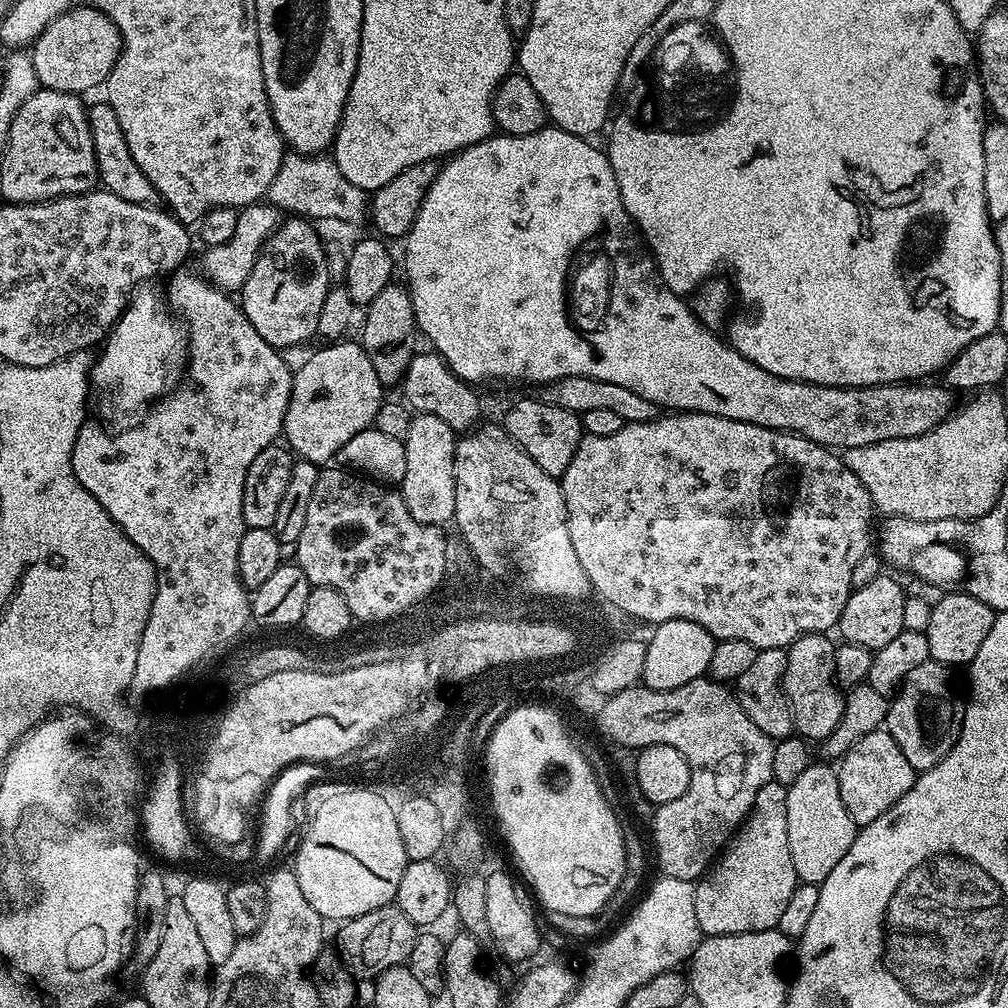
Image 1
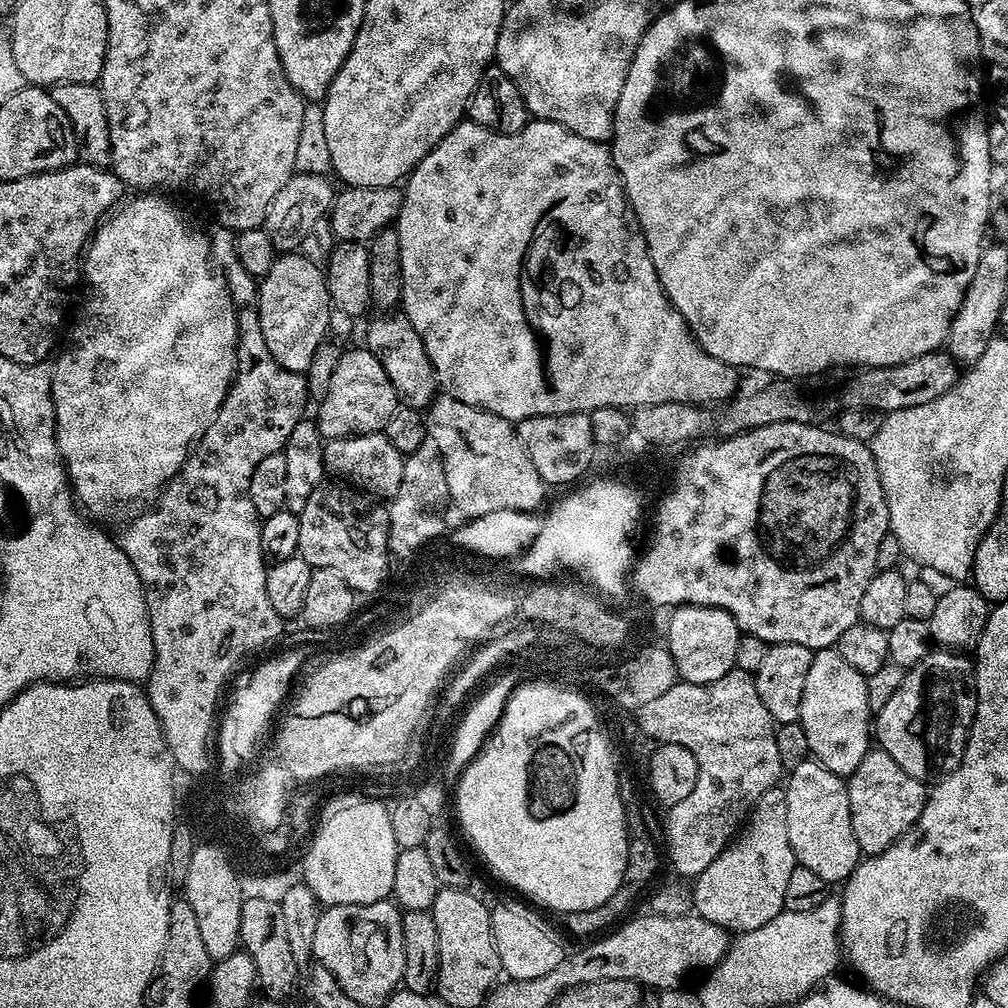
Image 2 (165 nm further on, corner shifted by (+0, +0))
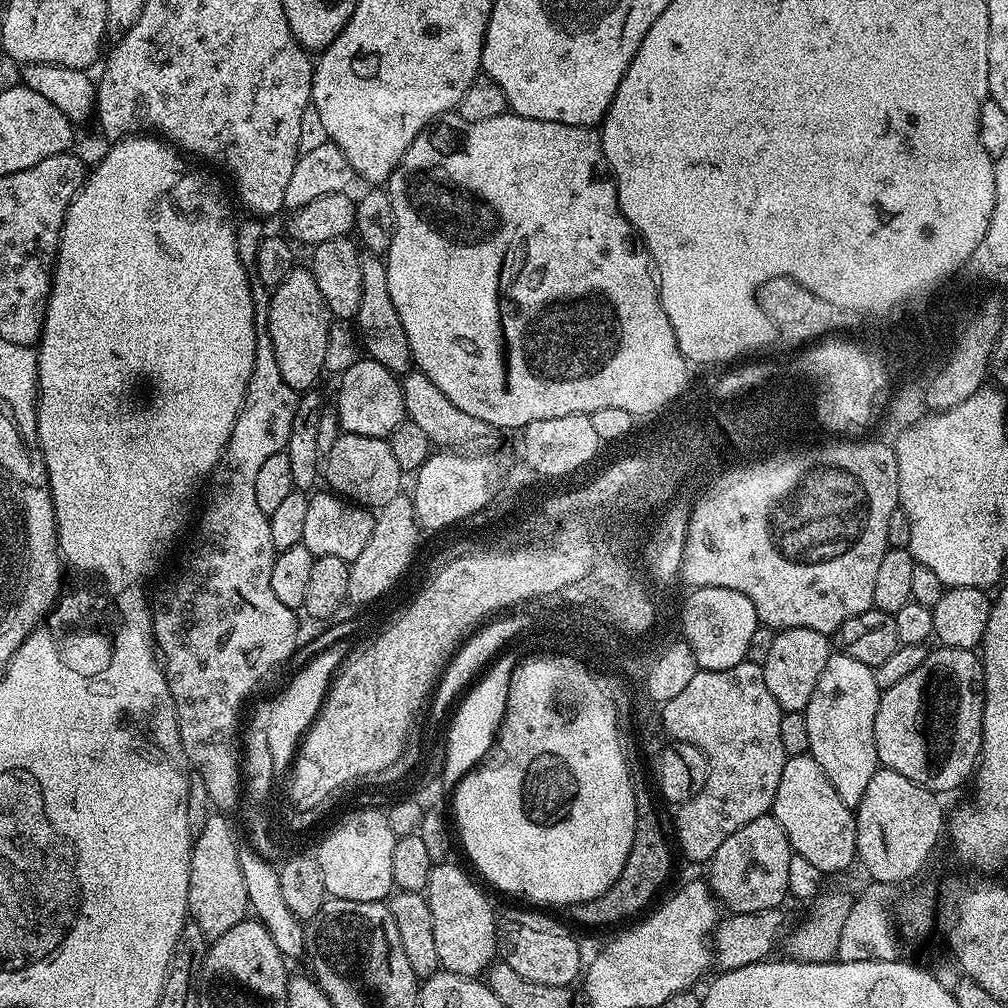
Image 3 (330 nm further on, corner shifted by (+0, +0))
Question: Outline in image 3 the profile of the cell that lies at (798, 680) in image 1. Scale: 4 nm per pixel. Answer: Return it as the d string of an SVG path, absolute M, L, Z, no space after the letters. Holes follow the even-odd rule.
M833 654L826 662L826 670L822 670L822 678L818 678L818 686L814 686L814 694L810 694L810 702L804 707L806 730L810 733L808 752L822 766L826 778L838 790L838 798L846 802L846 806L855 809L862 802L862 794L866 794L866 784L874 778L878 767L876 747L874 746L874 718L878 714L881 689L874 682L872 669L849 656Z

